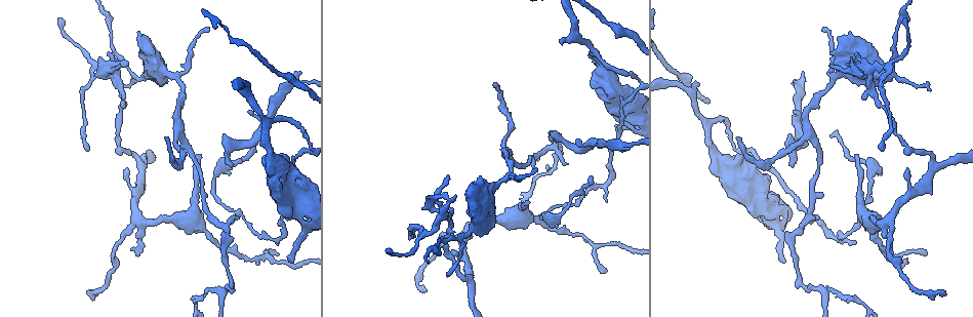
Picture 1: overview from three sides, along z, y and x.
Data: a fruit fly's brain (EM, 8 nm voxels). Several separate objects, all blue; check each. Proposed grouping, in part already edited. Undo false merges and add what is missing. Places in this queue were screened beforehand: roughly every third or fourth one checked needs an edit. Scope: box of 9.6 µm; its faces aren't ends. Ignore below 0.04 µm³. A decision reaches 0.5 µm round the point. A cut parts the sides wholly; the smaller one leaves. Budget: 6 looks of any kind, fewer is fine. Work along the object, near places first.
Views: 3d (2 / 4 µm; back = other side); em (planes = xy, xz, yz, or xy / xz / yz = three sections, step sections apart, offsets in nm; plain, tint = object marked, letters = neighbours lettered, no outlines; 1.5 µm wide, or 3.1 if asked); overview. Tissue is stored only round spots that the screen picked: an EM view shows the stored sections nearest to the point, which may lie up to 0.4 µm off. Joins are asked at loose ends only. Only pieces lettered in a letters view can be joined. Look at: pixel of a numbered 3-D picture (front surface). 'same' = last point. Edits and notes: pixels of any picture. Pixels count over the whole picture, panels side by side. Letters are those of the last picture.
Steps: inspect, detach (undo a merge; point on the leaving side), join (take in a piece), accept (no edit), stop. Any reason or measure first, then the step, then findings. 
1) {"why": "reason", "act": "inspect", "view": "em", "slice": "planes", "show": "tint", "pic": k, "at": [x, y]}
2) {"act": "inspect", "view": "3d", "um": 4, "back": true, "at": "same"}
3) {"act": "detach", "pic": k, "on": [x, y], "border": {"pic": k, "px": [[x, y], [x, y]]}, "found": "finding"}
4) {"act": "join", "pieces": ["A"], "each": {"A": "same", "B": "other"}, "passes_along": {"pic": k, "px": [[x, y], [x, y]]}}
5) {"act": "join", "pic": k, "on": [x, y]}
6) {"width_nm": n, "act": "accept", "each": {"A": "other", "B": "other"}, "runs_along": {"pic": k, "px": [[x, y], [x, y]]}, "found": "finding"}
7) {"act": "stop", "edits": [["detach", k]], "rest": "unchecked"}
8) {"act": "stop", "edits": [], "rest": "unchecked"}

{"why": "free end", "act": "inspect", "view": "3d", "um": 4, "pic": 1, "at": [697, 84]}

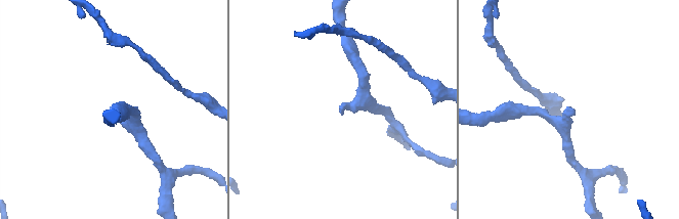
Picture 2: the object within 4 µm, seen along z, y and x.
{"act": "inspect", "view": "em", "slice": "xz", "step": 4, "show": "plain", "pic": 2, "at": [340, 112]}

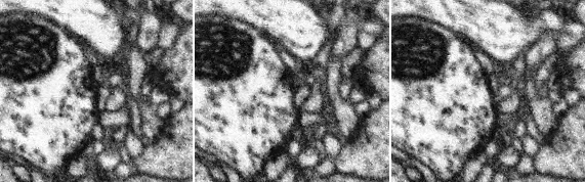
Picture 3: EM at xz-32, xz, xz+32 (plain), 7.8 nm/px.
{"act": "inspect", "view": "em", "slice": "xz", "step": 4, "show": "letters", "at": "same"}

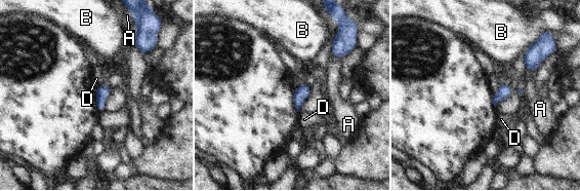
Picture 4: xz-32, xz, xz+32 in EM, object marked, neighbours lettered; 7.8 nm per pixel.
{"act": "accept", "each": {"A": "other", "B": "other", "D": "other"}, "border": {"pic": 4, "px": [[102, 83], [96, 87]]}, "found": "none of them fits"}

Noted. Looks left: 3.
{"why": "tapers out", "act": "inspect", "view": "em", "slice": "planes", "show": "tint", "pic": 1, "at": [830, 136]}

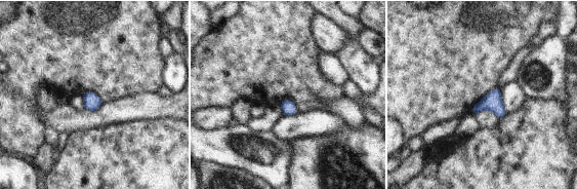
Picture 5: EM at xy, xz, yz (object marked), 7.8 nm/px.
{"why": "see the neighbours", "act": "inspect", "view": "em", "slice": "planes", "show": "letters", "at": "same"}

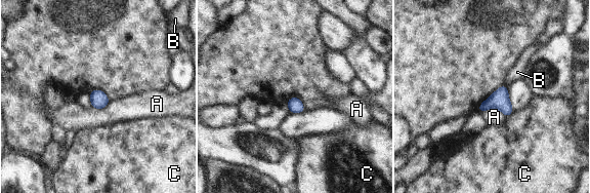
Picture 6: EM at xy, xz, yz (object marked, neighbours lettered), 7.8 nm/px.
{"act": "accept", "each": {"A": "other", "B": "other", "C": "other"}, "border": {"pic": 6, "px": [[481, 112], [497, 108], [506, 117]]}, "found": "no lettered piece goes on from it"}

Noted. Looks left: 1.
{"why": "tapers out", "act": "inspect", "view": "em", "slice": "planes", "show": "letters", "pic": 1, "at": [817, 216]}

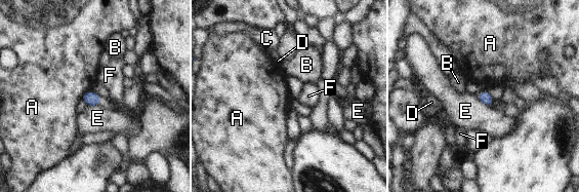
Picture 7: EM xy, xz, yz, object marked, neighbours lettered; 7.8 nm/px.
{"act": "accept", "each": {"A": "other", "B": "other", "C": "other", "D": "other", "E": "other", "F": "other"}, "border": {"pic": 7, "px": [[474, 97], [490, 107]]}, "found": "no lettered piece goes on from it"}

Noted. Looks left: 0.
{"act": "stop", "edits": [], "rest": "unchecked"}

